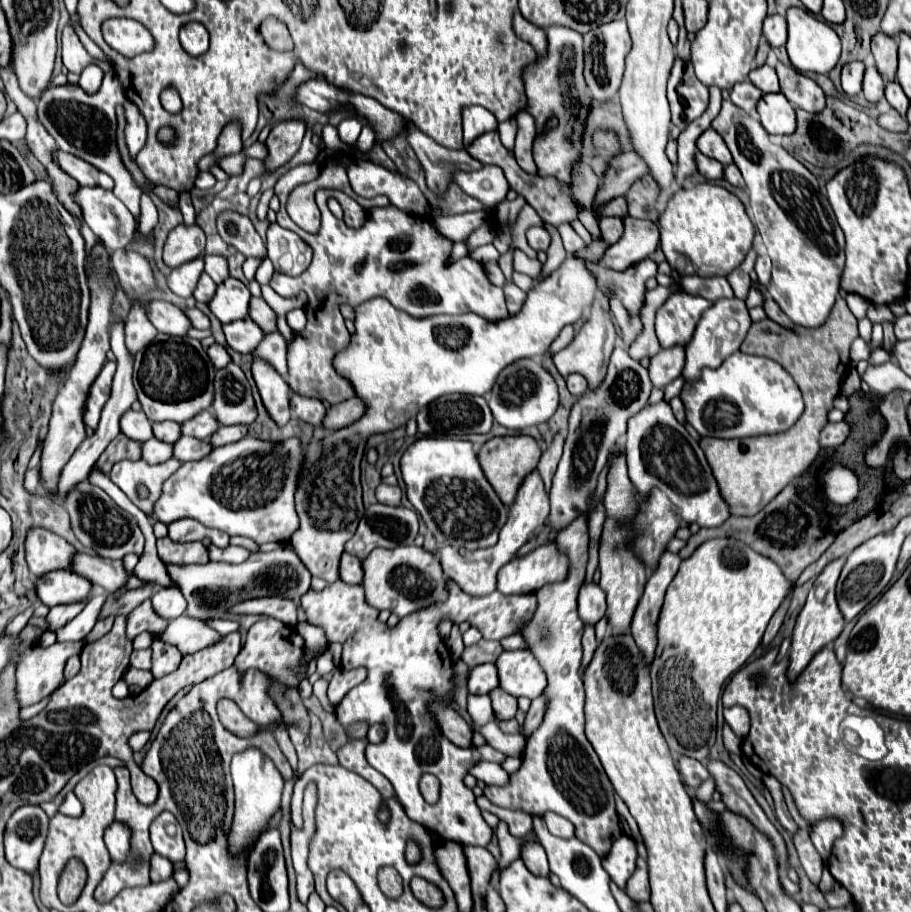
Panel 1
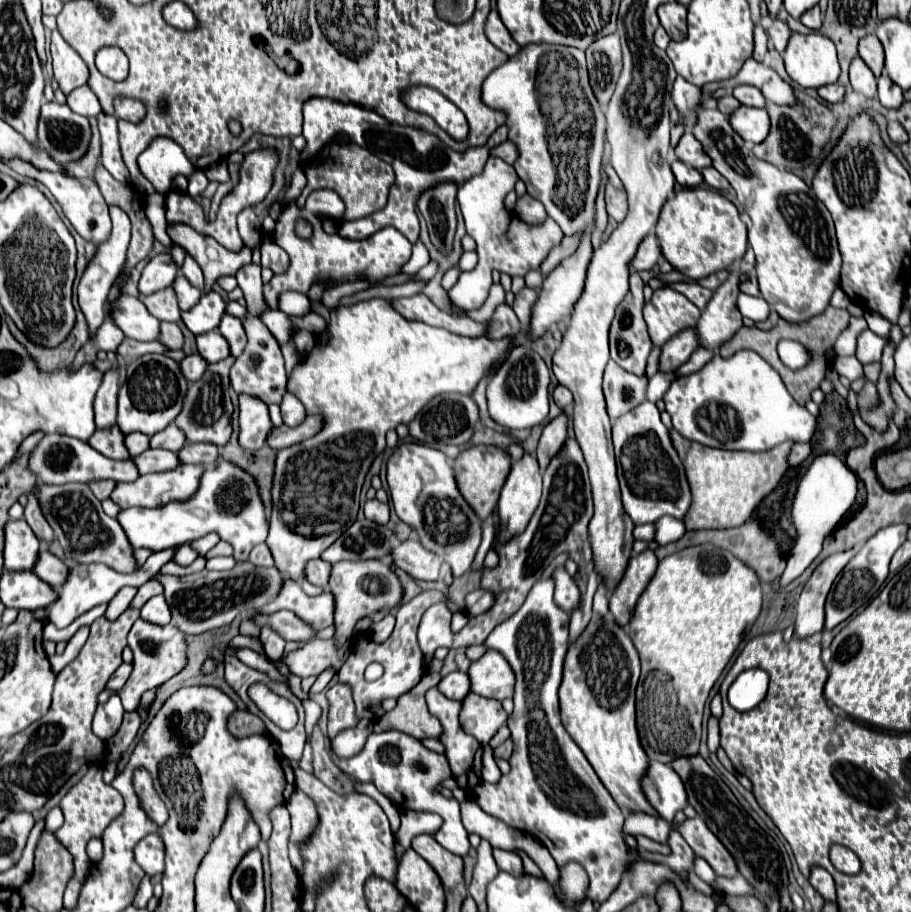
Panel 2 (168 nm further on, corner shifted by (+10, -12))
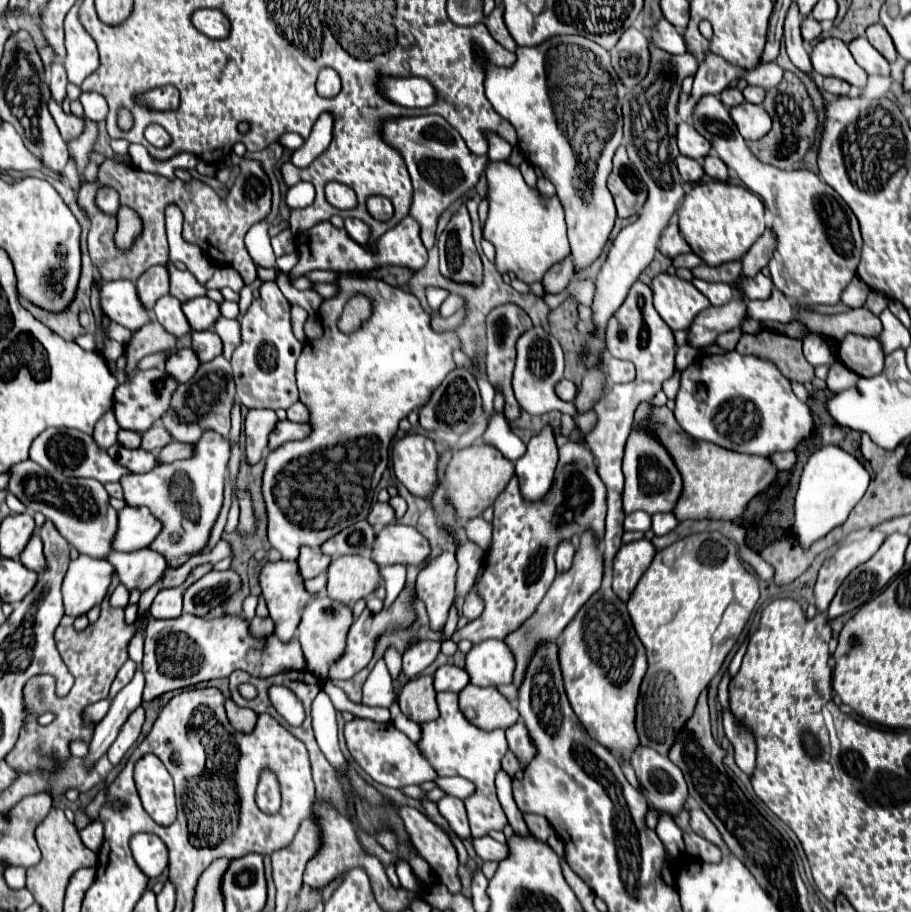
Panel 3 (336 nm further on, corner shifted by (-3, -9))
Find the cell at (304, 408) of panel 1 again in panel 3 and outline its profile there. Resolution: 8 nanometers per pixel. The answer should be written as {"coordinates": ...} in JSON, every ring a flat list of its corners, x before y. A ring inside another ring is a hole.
{"coordinates":[[297,401,295,405,291,405,287,409,287,419,295,421,295,423,309,423,309,411,307,405,303,405,301,401]]}

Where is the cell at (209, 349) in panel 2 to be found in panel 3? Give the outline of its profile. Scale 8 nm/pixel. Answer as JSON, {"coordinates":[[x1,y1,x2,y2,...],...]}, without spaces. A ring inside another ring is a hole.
{"coordinates":[[193,331,193,351,201,363,207,363,223,353,223,341,215,335,215,331]]}

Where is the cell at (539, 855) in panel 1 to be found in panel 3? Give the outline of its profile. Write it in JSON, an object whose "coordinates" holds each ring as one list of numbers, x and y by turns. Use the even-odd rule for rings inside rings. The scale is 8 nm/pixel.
{"coordinates":[[491,837,473,839,473,847,475,847,477,855,479,855,483,861,503,861,503,859,507,859,507,855,509,855,507,843,497,843,497,841,491,839]]}

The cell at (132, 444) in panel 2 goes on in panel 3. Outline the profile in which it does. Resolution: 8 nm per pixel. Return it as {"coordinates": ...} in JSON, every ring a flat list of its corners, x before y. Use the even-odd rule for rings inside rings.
{"coordinates":[[121,429,121,431,119,431,117,441,119,441,123,447,127,447,127,449,137,449,137,447,139,447,139,443,141,443,141,435,139,435,139,433,135,433,135,431]]}

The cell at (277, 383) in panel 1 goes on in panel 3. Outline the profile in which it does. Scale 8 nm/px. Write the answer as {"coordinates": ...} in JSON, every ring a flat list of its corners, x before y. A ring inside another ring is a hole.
{"coordinates":[[249,409,245,417,245,437,247,437,247,461,253,465,267,453,269,433,275,429,277,415,269,409]]}

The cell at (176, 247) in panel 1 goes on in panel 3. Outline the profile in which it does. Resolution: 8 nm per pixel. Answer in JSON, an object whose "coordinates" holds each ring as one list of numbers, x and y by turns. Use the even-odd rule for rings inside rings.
{"coordinates":[[155,265,147,269,139,279,137,279,137,291,141,297,141,303,149,309,157,303,161,295,169,293,169,277,167,277,167,267,165,265]]}

